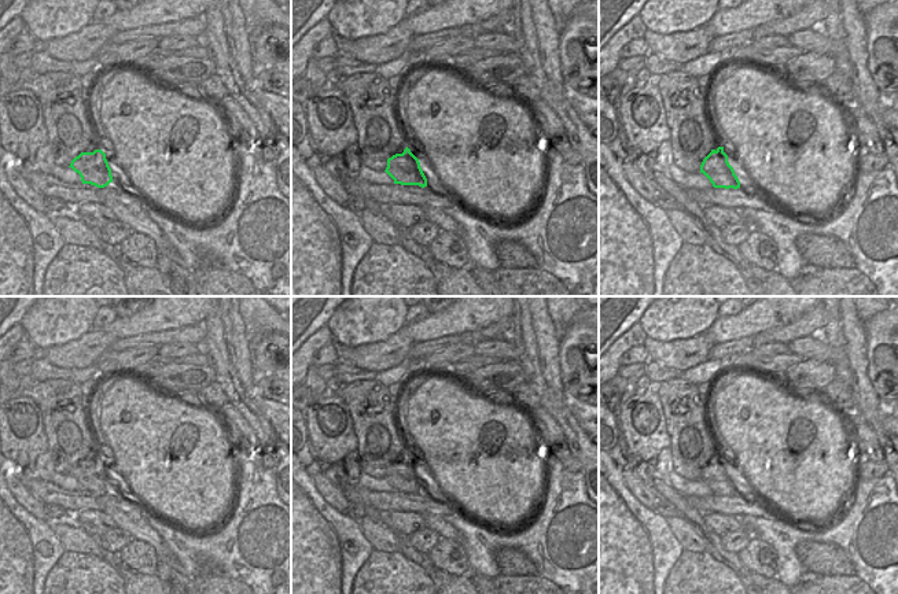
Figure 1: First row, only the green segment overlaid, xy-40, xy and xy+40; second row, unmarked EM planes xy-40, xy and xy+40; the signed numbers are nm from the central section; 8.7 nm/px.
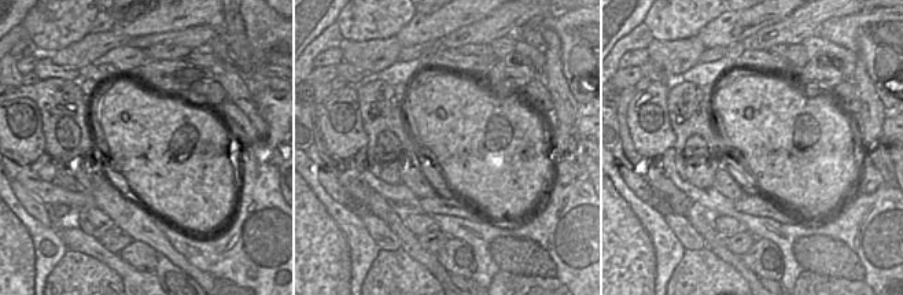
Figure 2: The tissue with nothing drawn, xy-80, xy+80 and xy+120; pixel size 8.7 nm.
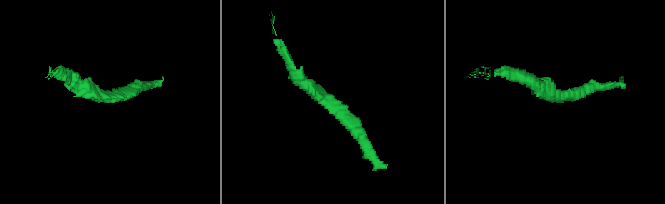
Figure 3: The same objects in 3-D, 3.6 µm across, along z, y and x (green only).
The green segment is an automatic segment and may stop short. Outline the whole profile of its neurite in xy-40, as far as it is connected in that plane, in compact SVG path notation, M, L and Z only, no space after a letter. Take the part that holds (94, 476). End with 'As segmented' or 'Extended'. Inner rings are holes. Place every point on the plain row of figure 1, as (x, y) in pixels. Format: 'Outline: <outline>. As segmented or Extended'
Outline: M102 457L81 460L69 475L80 482L82 491L104 495L113 490L111 476Z. As segmented.

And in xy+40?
Outline: M724 454L711 457L700 472L700 480L710 487L714 495L740 495L740 488L728 469L728 462L724 460Z. As segmented.

